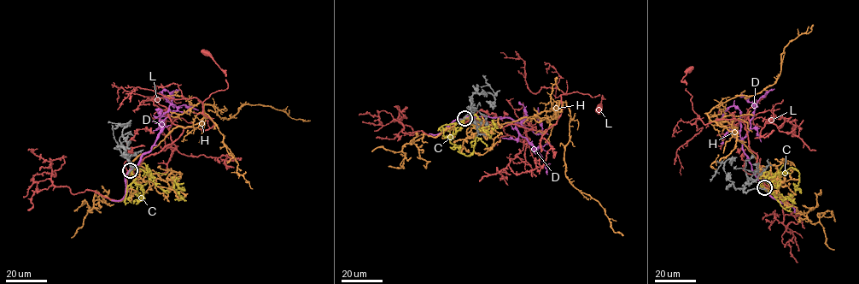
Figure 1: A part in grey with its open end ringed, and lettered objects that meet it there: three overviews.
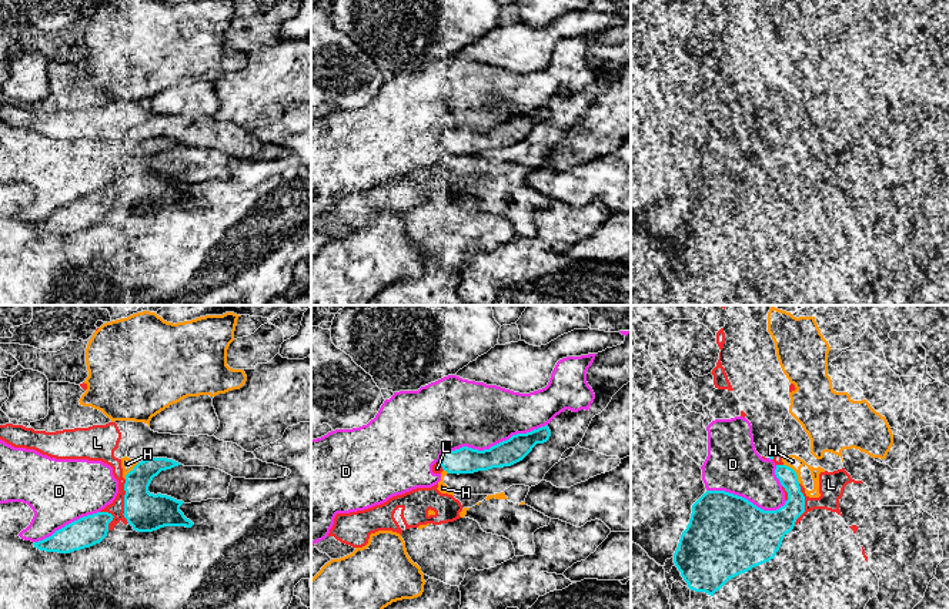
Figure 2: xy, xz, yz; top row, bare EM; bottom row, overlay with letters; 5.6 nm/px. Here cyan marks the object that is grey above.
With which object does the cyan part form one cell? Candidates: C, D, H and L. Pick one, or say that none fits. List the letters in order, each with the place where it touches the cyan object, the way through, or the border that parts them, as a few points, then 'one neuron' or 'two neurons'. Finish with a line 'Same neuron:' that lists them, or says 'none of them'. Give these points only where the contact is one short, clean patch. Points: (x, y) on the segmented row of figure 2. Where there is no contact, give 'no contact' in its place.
C: no contact; two neurons
D: contact xz (491, 447); two neurons
H: contact yz (795, 472); two neurons
L: contact xy (124, 501); two neurons
Same neuron: none of them

